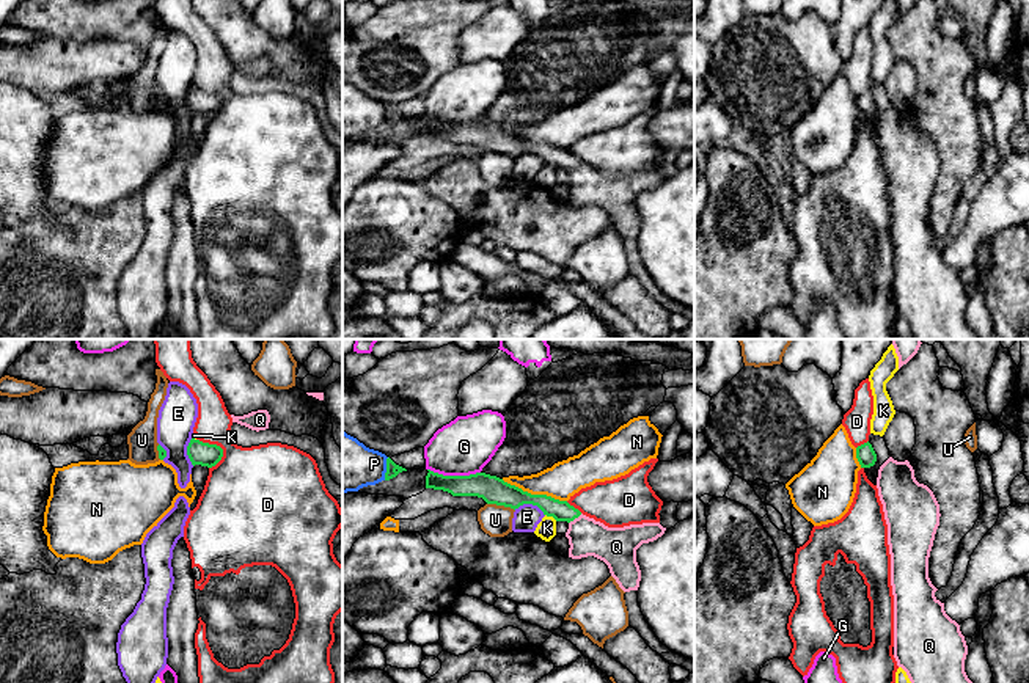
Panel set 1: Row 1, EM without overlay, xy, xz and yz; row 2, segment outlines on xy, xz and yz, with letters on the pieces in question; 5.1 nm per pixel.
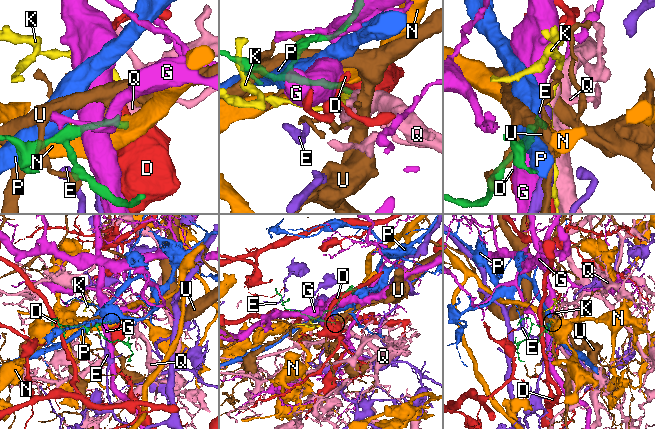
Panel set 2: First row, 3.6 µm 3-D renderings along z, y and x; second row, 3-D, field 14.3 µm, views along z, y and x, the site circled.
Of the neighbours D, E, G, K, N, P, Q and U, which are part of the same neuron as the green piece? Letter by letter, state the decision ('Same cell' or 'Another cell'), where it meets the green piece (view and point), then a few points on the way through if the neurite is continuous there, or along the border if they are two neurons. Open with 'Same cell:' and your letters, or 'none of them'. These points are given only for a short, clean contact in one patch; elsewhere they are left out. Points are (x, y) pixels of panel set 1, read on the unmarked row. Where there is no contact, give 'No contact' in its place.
Same cell: Q
D: Another cell. Touches green at xy (219, 94). Boundary: xy (197, 87), (216, 91), (222, 98), (222, 107), (214, 115)
E: Another cell. Touches green at xz (530, 151). Boundary: xz (514, 157), (523, 153), (534, 153), (544, 164)
G: Another cell. Touches green at xz (454, 124). Boundary: xz (428, 116), (443, 123), (479, 121)
K: Another cell. Touches green at xz (552, 164). Boundary: xz (545, 162), (556, 168)
N: Another cell. Touches green at xz (534, 143)
P: Another cell. Touches green at xz (387, 116)
Q: Same cell. Touches green at xz (575, 165). Path across: xz (561, 159), (575, 165), (586, 186)
U: Another cell. Touches green at xz (501, 153)

